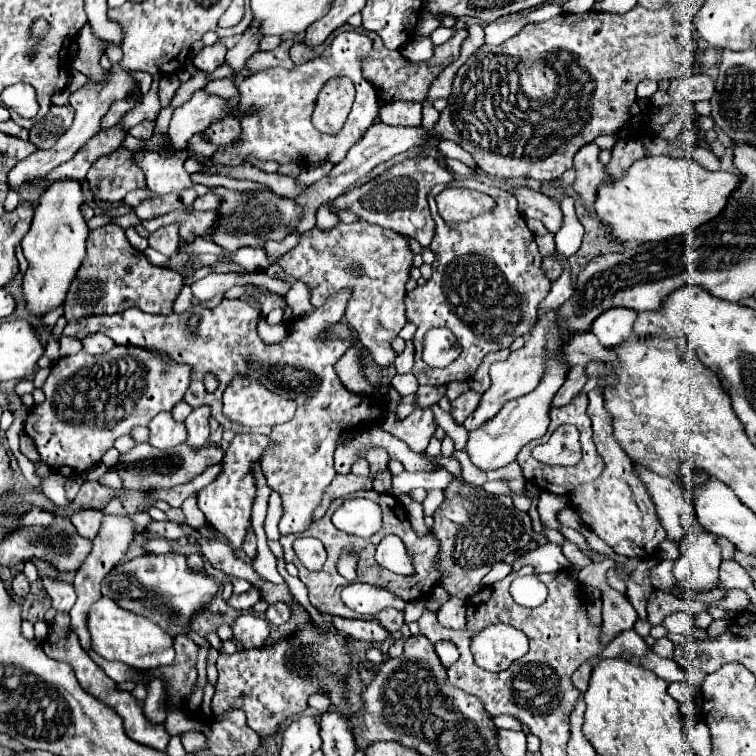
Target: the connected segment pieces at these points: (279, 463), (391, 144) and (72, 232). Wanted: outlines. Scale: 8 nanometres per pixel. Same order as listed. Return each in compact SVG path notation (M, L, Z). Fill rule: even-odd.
M349 288L339 290L337 294L327 298L323 306L307 314L307 318L295 318L287 326L285 338L277 344L267 344L259 338L257 334L259 310L241 298L237 300L223 298L215 308L193 306L183 314L173 312L169 316L153 316L135 308L129 308L121 314L111 314L111 316L89 316L89 318L67 322L63 336L83 340L91 334L101 332L113 338L117 344L123 344L123 346L131 344L145 350L155 350L155 352L171 356L173 362L189 364L191 386L187 388L187 394L183 400L189 402L189 406L193 408L211 406L213 418L223 428L225 426L229 428L233 422L225 418L221 412L221 394L237 376L255 378L263 386L267 386L271 392L295 400L297 412L291 424L251 430L251 432L265 434L273 442L263 452L261 468L263 468L269 488L281 494L285 514L279 522L279 530L285 536L291 532L301 532L311 524L311 514L319 506L323 490L335 478L333 452L337 448L335 442L339 434L343 430L353 430L353 432L369 430L371 426L379 424L379 418L383 418L385 414L383 406L371 406L371 398L347 390L341 384L339 376L335 374L335 362L341 358L341 354L347 352L351 344L345 338L327 336L327 332L333 324L341 322L351 294L353 290ZM195 312L201 314L201 324L199 324L199 334L191 336L185 322ZM199 372L213 372L219 378L219 388L213 394L205 392L203 378Z
M373 124L367 134L349 150L347 158L339 164L333 166L333 170L319 182L315 182L311 188L307 188L303 194L295 196L295 202L299 204L299 208L303 208L303 218L299 218L299 226L295 226L295 230L289 230L291 234L303 234L307 230L311 230L315 226L315 212L321 204L335 200L337 196L341 196L343 192L347 192L355 182L359 182L361 178L365 178L377 164L391 160L393 156L407 152L409 148L415 146L423 146L425 144L425 128L411 128L411 126L387 126L387 124Z
M81 180L51 182L51 186L41 194L39 204L35 206L35 216L29 232L21 240L23 254L29 262L29 268L23 278L23 296L27 300L29 312L37 318L65 302L71 280L75 278L85 258L85 240L89 228L81 212L83 204L85 196L81 190Z

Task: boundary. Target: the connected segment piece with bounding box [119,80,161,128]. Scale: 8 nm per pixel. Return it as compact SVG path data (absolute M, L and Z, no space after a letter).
M155 80L151 84L151 90L145 94L145 100L141 104L137 104L129 114L123 116L123 120L119 124L127 126L127 128L133 128L137 126L139 122L143 120L149 120L149 122L155 122L159 110L161 110L161 104L159 104L159 80Z

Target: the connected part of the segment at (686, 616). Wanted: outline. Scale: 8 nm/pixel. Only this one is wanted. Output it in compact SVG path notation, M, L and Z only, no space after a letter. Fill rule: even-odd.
M673 612L663 622L663 628L673 634L687 634L691 630L691 614L689 612Z

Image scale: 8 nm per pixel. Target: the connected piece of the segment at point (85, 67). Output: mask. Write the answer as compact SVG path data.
M89 24L83 26L83 30L79 32L79 54L73 60L73 68L83 72L85 76L89 76L95 82L105 82L107 71L101 68L99 58L101 58L101 44L97 42L97 38L93 36Z

